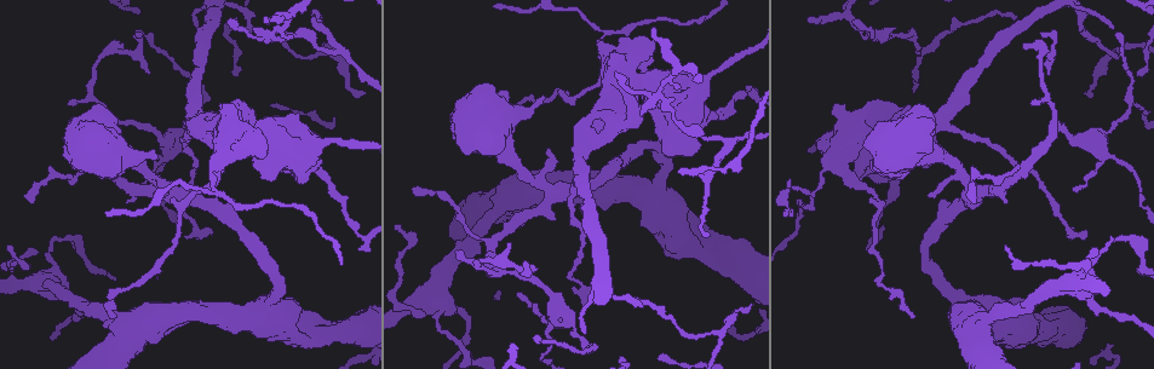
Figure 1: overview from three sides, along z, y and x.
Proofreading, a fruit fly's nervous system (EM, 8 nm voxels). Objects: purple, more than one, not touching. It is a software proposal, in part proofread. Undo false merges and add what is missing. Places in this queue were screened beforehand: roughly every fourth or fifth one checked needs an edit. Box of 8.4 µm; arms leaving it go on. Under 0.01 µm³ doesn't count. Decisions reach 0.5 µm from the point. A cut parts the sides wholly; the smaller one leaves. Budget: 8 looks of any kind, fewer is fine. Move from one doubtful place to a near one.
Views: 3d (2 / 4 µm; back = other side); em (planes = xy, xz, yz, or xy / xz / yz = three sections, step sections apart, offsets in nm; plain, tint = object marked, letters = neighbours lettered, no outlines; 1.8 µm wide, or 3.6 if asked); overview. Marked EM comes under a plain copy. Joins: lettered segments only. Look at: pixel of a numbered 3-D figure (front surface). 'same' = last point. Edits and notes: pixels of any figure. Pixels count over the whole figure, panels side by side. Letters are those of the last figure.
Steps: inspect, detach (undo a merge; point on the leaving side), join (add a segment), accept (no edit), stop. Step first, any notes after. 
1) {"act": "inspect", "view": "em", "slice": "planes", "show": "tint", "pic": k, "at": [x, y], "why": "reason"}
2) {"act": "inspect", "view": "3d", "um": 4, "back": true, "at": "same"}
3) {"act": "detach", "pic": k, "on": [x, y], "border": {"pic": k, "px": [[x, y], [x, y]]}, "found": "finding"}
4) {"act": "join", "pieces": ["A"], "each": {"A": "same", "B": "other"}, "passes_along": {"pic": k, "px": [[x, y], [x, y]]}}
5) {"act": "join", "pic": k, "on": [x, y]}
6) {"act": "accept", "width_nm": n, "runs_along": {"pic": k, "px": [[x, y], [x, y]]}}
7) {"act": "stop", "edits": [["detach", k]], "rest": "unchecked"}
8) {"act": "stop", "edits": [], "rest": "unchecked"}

{"act": "inspect", "view": "3d", "um": 2, "pic": 1, "at": [910, 316], "why": "thin end"}

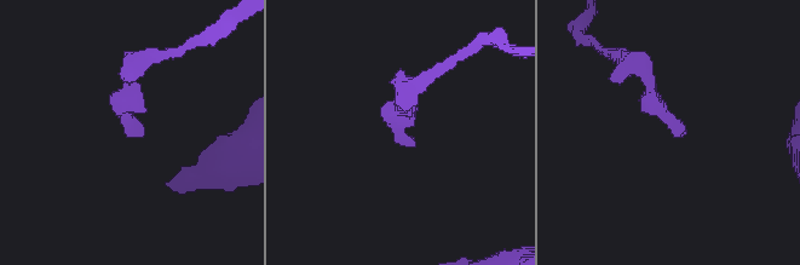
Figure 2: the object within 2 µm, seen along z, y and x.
{"act": "inspect", "view": "em", "slice": "planes", "show": "letters", "pic": 2, "at": [411, 143], "why": "shape alone is not enough"}

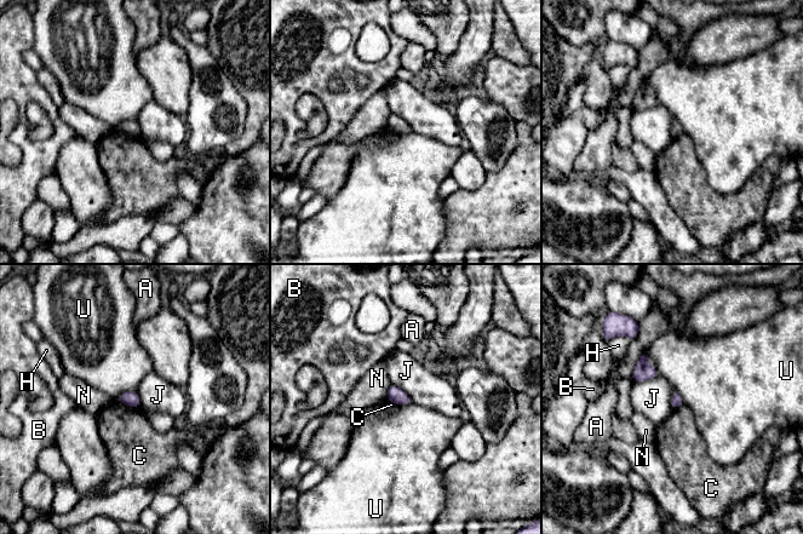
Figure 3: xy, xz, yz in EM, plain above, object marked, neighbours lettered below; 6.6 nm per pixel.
{"act": "accept", "width_nm": 80, "each": {"A": "other", "B": "other", "C": "other", "H": "other", "J": "other", "N": "other", "U": "other"}, "border": {"pic": 3, "px": [[389, 383], [399, 386], [412, 402]]}, "found": "no lettered segment goes on from it"}

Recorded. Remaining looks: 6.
{"act": "inspect", "view": "3d", "um": 4, "back": true, "pic": 1, "at": [256, 138], "why": "closes a loop"}

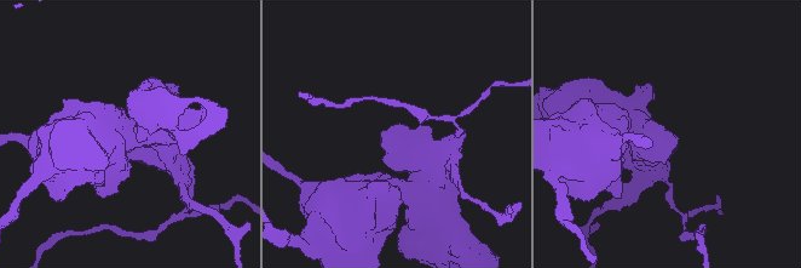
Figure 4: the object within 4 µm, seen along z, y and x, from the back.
{"act": "inspect", "view": "em", "slice": "planes", "show": "letters", "pic": 4, "at": [666, 137]}

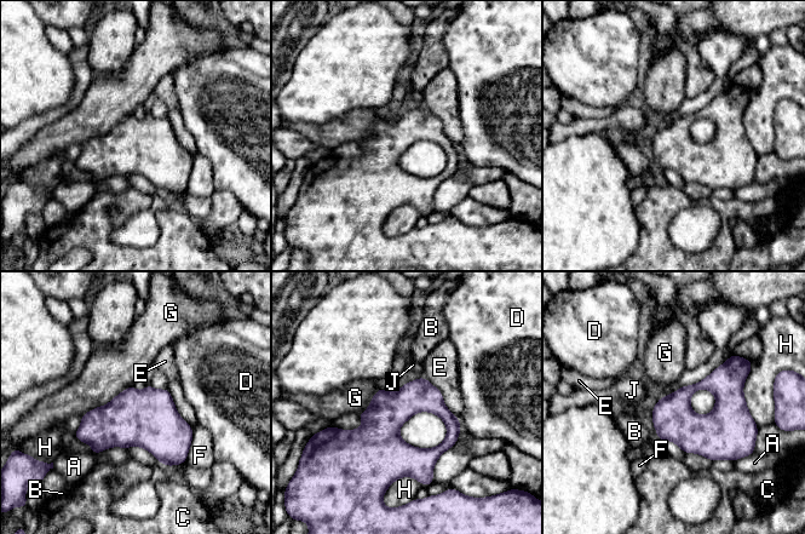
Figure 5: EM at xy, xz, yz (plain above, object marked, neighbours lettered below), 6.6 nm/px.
{"act": "accept", "each": {"A": "other", "B": "other", "C": "other", "D": "other", "E": "other", "F": "other", "G": "other", "H": "other", "J": "other"}, "border": {"pic": 5, "px": [[132, 385], [81, 417]]}, "found": "continuous, no second cell"}

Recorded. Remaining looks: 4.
{"act": "stop", "edits": [], "rest": "unchecked"}

